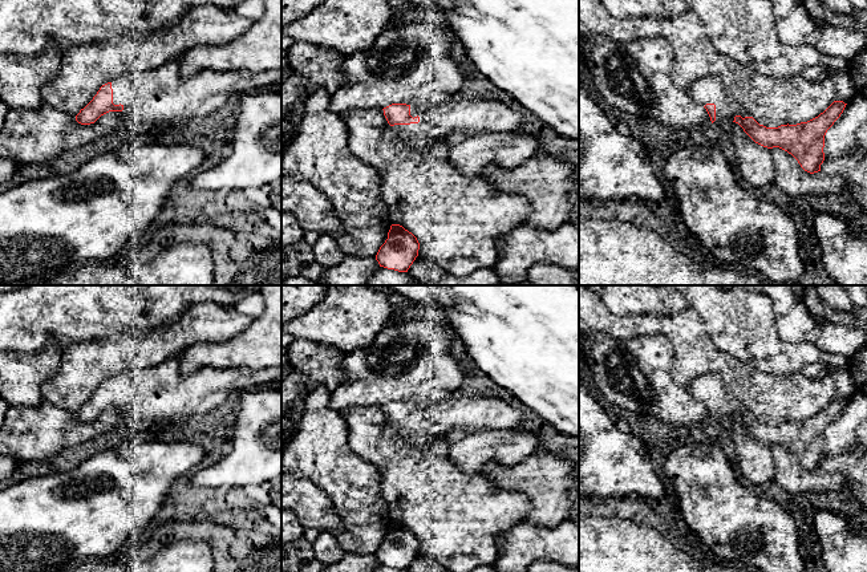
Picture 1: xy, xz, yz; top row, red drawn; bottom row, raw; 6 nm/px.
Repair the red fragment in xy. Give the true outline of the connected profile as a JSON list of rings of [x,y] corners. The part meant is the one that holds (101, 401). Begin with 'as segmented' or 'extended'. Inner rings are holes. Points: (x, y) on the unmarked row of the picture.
extended; [[[170,357],[145,370],[123,373],[100,385],[76,418],[94,421],[109,409],[122,409],[134,419],[171,419],[207,413],[223,405],[232,392],[281,382],[281,366],[255,370],[202,368],[183,374],[179,357]]]

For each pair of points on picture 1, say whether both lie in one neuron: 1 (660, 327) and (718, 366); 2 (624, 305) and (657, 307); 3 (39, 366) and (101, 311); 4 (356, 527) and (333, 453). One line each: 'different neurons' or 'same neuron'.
1: same neuron
2: same neuron
3: different neurons
4: same neuron

